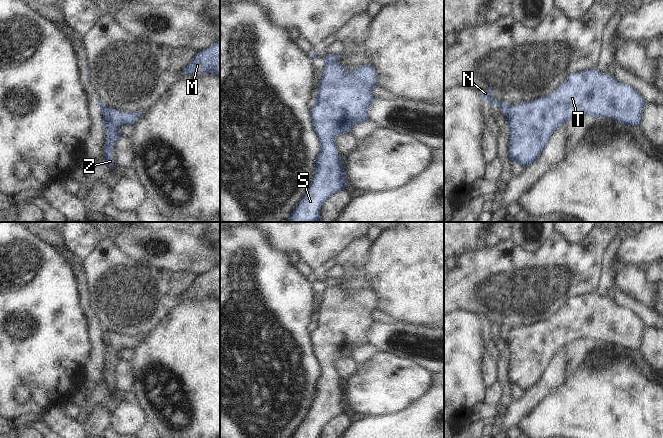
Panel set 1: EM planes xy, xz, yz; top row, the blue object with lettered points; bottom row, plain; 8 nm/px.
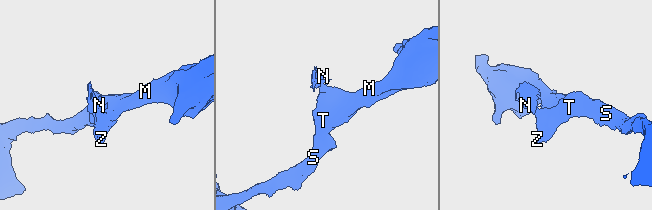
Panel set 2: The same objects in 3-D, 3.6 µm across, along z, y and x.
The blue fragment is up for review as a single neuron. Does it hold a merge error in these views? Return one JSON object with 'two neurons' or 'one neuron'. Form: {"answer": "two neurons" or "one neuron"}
{"answer": "two neurons"}

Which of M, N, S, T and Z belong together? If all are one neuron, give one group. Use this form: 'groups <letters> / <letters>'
groups M S T Z / N

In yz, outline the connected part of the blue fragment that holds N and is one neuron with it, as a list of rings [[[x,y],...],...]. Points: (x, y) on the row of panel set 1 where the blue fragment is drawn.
[[[490,83],[487,90],[483,90],[480,92],[480,97],[486,101],[490,101],[492,105],[499,105],[500,110],[506,113],[509,109],[512,108],[512,105],[508,105],[505,101],[498,101],[492,98],[492,84]]]

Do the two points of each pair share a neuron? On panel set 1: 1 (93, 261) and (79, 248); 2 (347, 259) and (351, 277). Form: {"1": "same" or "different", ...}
{"1": "different", "2": "different"}

